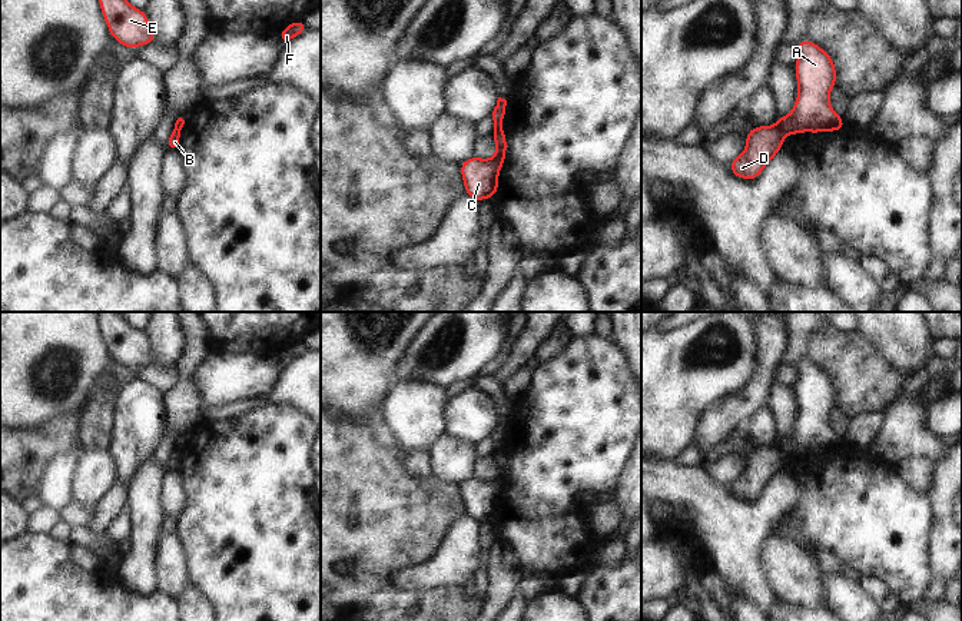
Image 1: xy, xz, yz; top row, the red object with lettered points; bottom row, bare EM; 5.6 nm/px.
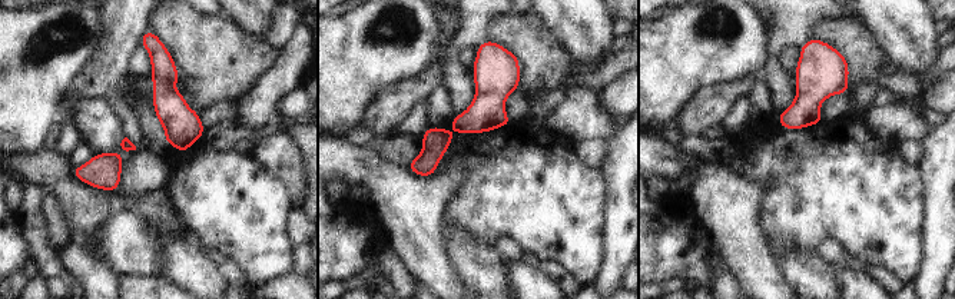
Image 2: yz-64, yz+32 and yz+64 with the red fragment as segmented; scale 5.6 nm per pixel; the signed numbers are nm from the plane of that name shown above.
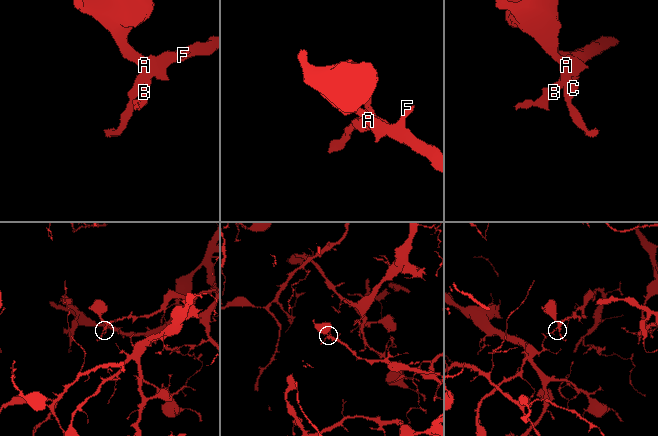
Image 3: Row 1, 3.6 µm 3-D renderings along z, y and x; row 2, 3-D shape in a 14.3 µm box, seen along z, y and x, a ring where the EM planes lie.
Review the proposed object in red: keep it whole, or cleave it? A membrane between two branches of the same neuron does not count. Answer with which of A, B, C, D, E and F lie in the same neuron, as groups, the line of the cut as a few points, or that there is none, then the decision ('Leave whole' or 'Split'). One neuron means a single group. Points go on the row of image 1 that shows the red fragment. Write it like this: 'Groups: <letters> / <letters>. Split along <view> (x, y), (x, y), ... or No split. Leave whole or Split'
Groups: A C E F / B D. Split along yz (776, 125), (785, 133). Split.

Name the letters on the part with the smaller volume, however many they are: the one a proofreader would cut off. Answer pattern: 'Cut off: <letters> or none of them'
Cut off: B, D

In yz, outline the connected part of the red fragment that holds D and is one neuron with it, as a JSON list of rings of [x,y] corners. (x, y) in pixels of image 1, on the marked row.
[[[756,126],[746,135],[746,150],[729,163],[730,172],[754,180],[766,165],[782,150],[784,133],[777,126]]]

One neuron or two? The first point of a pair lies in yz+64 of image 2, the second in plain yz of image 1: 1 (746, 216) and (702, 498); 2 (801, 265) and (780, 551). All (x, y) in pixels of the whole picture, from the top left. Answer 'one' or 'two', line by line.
1: one
2: one

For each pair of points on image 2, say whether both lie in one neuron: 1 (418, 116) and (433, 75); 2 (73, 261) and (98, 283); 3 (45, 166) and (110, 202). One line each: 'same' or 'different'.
1: different
2: same
3: same

